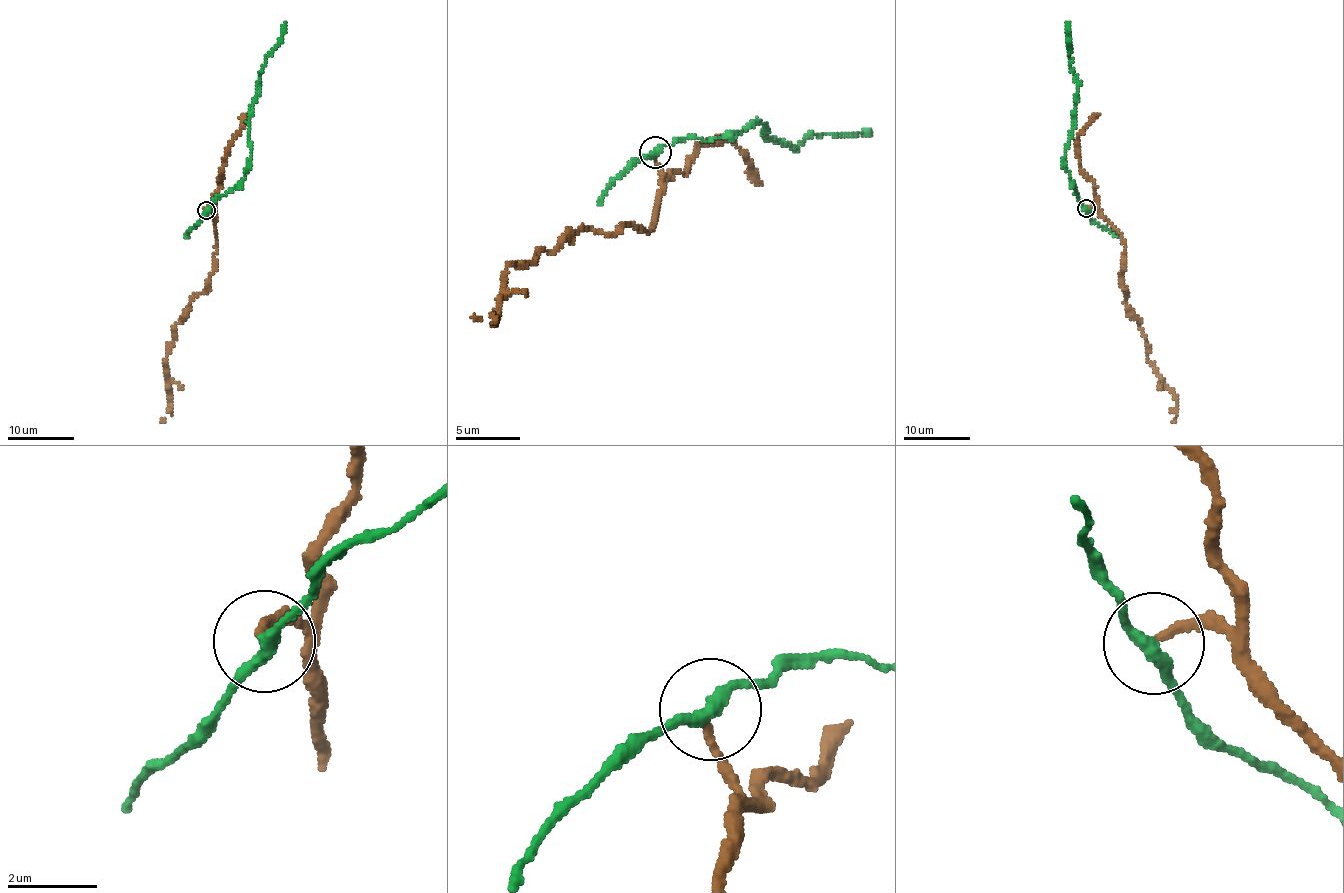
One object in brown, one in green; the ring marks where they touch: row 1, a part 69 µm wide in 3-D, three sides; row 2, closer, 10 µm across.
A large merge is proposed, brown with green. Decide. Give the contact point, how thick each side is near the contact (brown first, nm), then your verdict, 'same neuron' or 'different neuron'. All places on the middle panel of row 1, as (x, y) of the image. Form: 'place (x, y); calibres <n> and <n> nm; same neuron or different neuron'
place (655, 152); calibres 170 and 280 nm; different neuron

